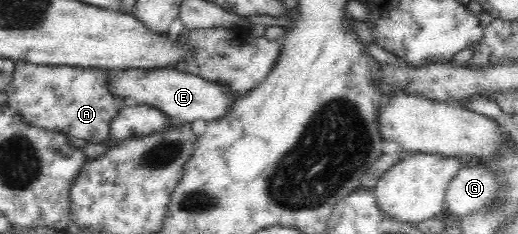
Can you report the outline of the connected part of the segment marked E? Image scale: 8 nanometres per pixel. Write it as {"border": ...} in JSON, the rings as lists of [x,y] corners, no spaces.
{"border":[[[174,68],[109,70],[109,90],[127,102],[155,107],[169,116],[174,125],[193,123],[197,119],[215,121],[227,114],[234,105],[235,94],[229,86],[203,79],[198,75]]]}

